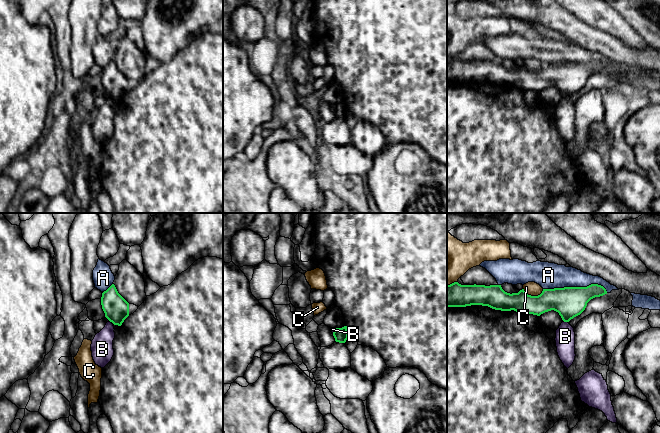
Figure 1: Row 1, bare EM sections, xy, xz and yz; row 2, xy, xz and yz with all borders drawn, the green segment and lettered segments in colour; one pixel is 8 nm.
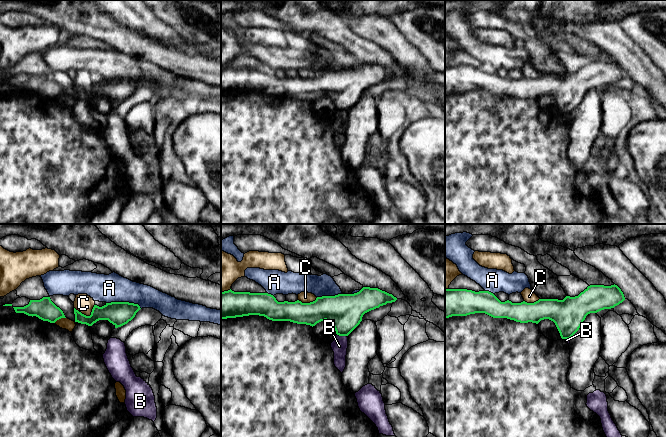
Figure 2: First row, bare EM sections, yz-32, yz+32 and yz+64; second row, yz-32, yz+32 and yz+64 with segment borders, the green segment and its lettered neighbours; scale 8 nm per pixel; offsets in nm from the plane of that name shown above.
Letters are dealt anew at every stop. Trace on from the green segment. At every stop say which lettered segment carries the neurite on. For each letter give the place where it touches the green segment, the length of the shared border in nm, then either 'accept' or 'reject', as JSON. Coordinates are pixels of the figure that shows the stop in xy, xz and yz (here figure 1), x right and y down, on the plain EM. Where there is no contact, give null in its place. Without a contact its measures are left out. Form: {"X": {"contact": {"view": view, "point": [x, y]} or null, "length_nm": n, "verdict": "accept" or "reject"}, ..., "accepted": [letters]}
{"A": {"contact": {"view": "yz", "point": [576, 63]}, "length_nm": 500, "verdict": "reject"}, "B": {"contact": {"view": "yz", "point": [565, 97]}, "length_nm": 40, "verdict": "reject"}, "C": {"contact": {"view": "yz", "point": [533, 72]}, "length_nm": 170, "verdict": "reject"}, "accepted": []}

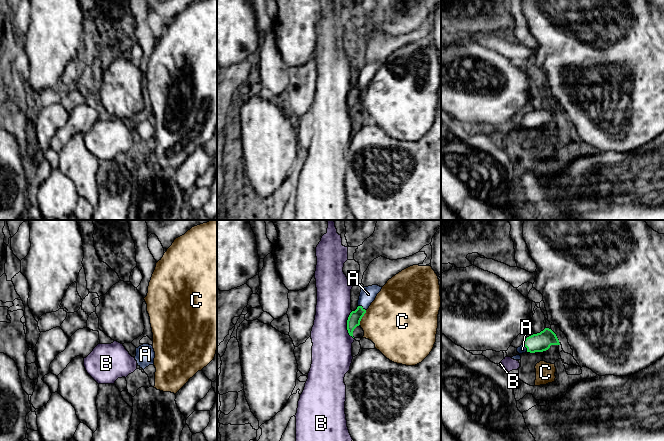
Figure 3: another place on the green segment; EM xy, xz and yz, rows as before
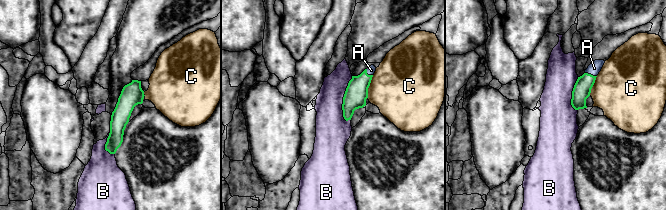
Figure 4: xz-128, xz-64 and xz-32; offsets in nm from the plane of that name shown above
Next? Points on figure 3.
{"A": {"contact": {"view": "xz", "point": [362, 83]}, "length_nm": 80, "verdict": "accept"}, "B": {"contact": {"view": "xz", "point": [347, 101]}, "length_nm": 220, "verdict": "reject"}, "C": {"contact": {"view": "xz", "point": [362, 92]}, "length_nm": 130, "verdict": "reject"}, "accepted": ["A"]}

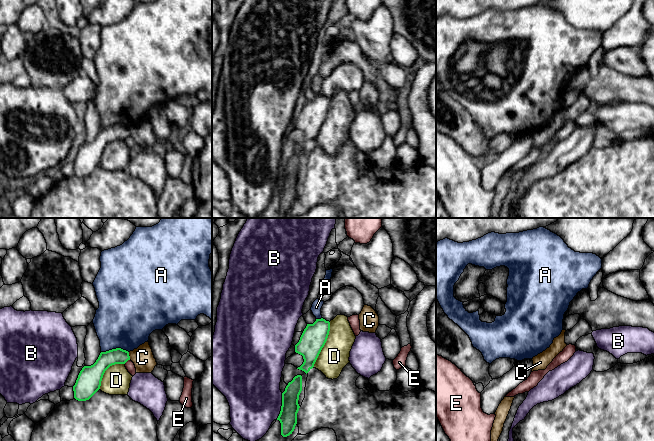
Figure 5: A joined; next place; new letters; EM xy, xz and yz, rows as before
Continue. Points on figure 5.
{"A": {"contact": {"view": "xy", "point": [114, 125]}, "length_nm": 220, "verdict": "reject"}, "B": {"contact": {"view": "xz", "point": [281, 182]}, "length_nm": 220, "verdict": "reject"}, "C": {"contact": {"view": "xy", "point": [129, 132]}, "length_nm": 70, "verdict": "reject"}, "D": {"contact": {"view": "xz", "point": [324, 120]}, "length_nm": 380, "verdict": "reject"}, "E": {"contact": {"view": "xy", "point": [126, 137]}, "length_nm": 60, "verdict": "reject"}, "accepted": []}

